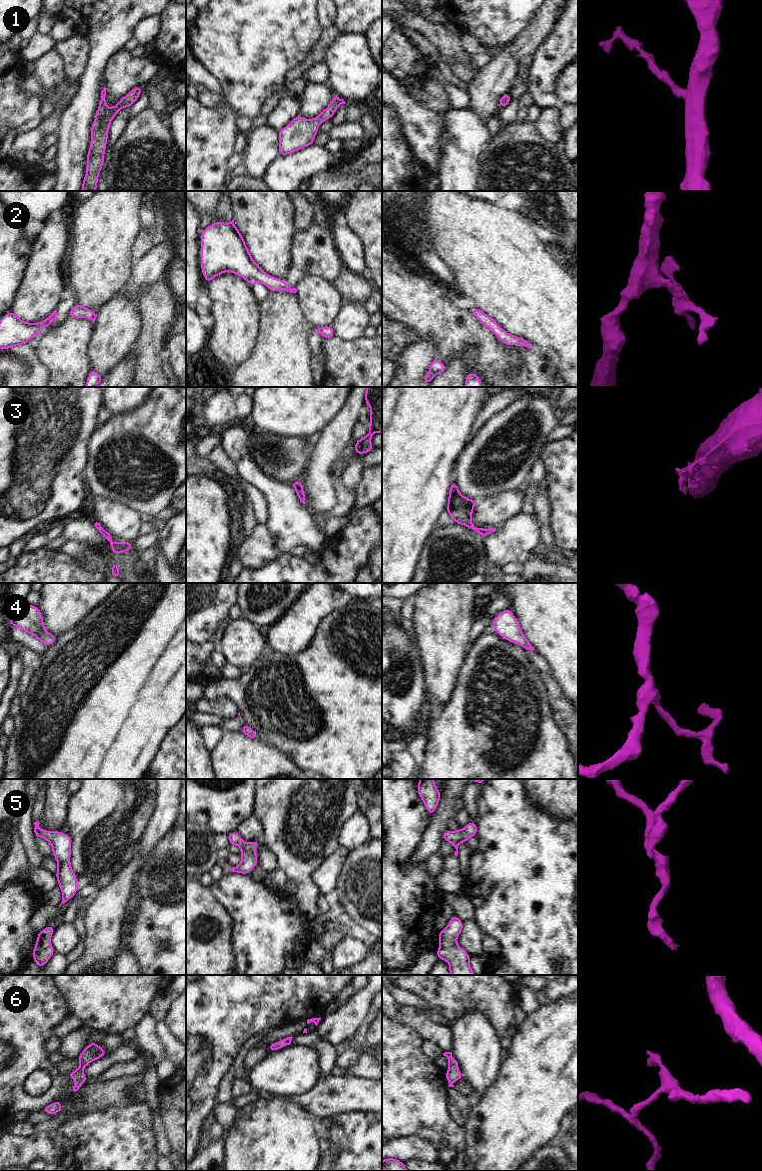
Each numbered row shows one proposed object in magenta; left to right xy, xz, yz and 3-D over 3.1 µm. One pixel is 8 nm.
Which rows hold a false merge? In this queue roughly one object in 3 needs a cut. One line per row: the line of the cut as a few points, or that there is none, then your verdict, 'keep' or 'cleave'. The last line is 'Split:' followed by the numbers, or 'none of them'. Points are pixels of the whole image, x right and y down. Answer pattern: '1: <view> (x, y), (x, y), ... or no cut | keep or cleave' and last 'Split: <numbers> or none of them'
1: no cut | keep
2: no cut | keep
3: xz (302, 488), (296, 491) | cleave
4: no cut | keep
5: no cut | keep
6: no cut | keep
Split: 3

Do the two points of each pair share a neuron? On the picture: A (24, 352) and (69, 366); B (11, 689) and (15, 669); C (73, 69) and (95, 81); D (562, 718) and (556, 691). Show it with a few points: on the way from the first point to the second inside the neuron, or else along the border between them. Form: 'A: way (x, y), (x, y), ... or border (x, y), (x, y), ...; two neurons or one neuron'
A: border (35, 349), (38, 359), (48, 369), (50, 376); two neurons
B: way (13, 684), (14, 674); one neuron
C: border (89, 51), (86, 66), (78, 79); two neurons
D: way (562, 711), (557, 698); one neuron

